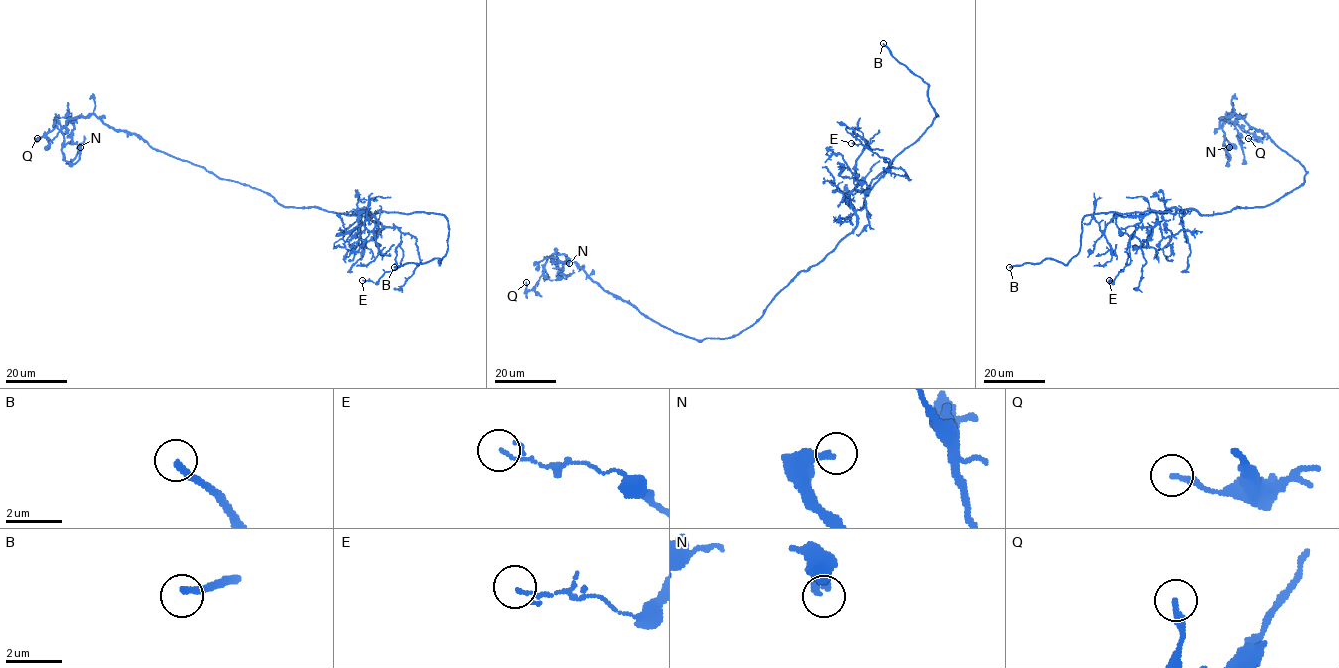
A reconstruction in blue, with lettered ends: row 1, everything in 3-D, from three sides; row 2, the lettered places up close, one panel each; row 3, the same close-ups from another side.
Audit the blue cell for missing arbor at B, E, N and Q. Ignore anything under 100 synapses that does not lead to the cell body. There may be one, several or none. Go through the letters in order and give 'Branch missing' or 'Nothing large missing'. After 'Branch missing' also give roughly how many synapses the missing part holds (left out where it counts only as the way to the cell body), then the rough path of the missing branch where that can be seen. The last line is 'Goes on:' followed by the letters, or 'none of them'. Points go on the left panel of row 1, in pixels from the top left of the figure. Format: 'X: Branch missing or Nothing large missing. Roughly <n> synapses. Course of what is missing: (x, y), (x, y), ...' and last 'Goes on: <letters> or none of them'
B: Branch missing. Course of what is missing: (394, 267), (375, 272), (366, 279)
E: Nothing large missing
N: Nothing large missing
Q: Nothing large missing
Goes on: B

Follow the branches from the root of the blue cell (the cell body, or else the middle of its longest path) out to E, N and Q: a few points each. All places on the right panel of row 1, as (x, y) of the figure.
E: (1255, 207), (1214, 214), (1157, 211), (1153, 226), (1139, 227), (1130, 236), (1130, 263), (1109, 280)
N: (1255, 207), (1270, 205), (1301, 185), (1305, 168), (1236, 114), (1219, 121), (1228, 163), (1229, 147)
Q: (1255, 207), (1298, 187), (1306, 170), (1236, 114), (1220, 118), (1220, 127), (1229, 120), (1256, 137), (1248, 138)

